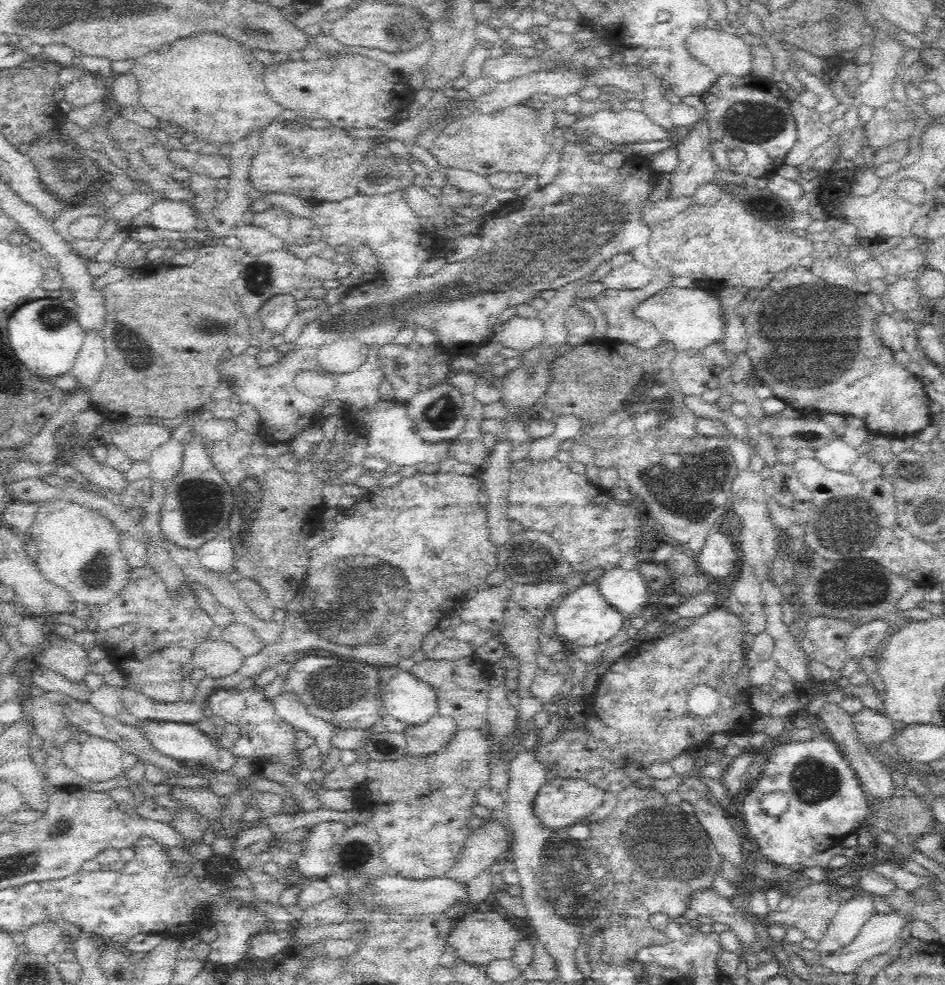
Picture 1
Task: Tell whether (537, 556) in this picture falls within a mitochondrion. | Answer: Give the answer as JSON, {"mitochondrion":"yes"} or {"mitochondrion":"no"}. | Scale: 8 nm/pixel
{"mitochondrion":"yes"}

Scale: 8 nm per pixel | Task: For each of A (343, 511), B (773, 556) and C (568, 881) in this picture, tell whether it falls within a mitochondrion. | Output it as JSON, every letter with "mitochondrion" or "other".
{"A":"other","B":"other","C":"mitochondrion"}

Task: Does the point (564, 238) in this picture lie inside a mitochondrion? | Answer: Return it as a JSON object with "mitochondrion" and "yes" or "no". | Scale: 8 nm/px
{"mitochondrion":"yes"}

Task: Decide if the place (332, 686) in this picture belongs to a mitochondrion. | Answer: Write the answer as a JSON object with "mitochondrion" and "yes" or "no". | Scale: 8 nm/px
{"mitochondrion":"yes"}

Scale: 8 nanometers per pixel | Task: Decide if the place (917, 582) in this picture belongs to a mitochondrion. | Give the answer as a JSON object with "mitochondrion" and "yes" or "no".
{"mitochondrion":"no"}

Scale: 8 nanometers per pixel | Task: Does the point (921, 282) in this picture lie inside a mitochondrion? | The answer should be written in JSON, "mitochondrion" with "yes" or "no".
{"mitochondrion":"no"}

